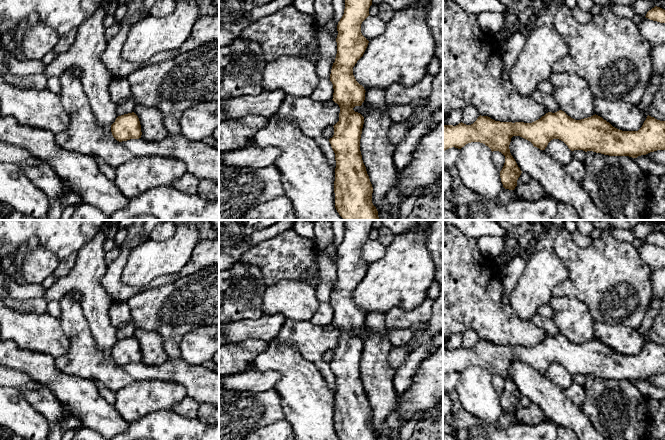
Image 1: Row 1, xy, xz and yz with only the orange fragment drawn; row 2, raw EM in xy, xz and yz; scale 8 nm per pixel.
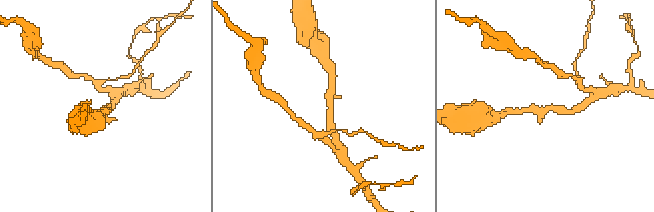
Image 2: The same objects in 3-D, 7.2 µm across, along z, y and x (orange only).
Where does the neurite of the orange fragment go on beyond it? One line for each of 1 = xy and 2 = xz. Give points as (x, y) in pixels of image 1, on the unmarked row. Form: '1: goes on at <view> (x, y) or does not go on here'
1: does not go on here
2: does not go on here

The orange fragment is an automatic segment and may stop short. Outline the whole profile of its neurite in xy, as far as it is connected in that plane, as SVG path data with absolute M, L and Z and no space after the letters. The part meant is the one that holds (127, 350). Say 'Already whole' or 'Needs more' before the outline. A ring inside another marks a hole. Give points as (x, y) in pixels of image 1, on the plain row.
Already whole. M132 336L118 340L111 349L113 361L119 365L141 362L141 349L138 340Z

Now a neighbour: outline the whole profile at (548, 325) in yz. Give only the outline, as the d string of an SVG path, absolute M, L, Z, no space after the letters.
M539 314L534 315L530 321L536 326L543 328L549 336L555 337L560 334L553 319L545 318Z

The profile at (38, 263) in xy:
M41 245L27 249L21 265L22 277L28 284L41 284L54 273L58 264L58 258Z

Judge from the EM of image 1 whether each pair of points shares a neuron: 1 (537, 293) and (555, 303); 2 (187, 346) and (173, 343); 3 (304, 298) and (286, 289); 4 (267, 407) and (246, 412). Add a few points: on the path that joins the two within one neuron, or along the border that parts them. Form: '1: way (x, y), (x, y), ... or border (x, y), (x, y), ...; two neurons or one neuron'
1: border (552, 296), (548, 304); two neurons
2: border (196, 328), (189, 331), (181, 340), (180, 356); two neurons
3: way (300, 298), (295, 298), (290, 293); one neuron
4: way (262, 409), (251, 411); one neuron

